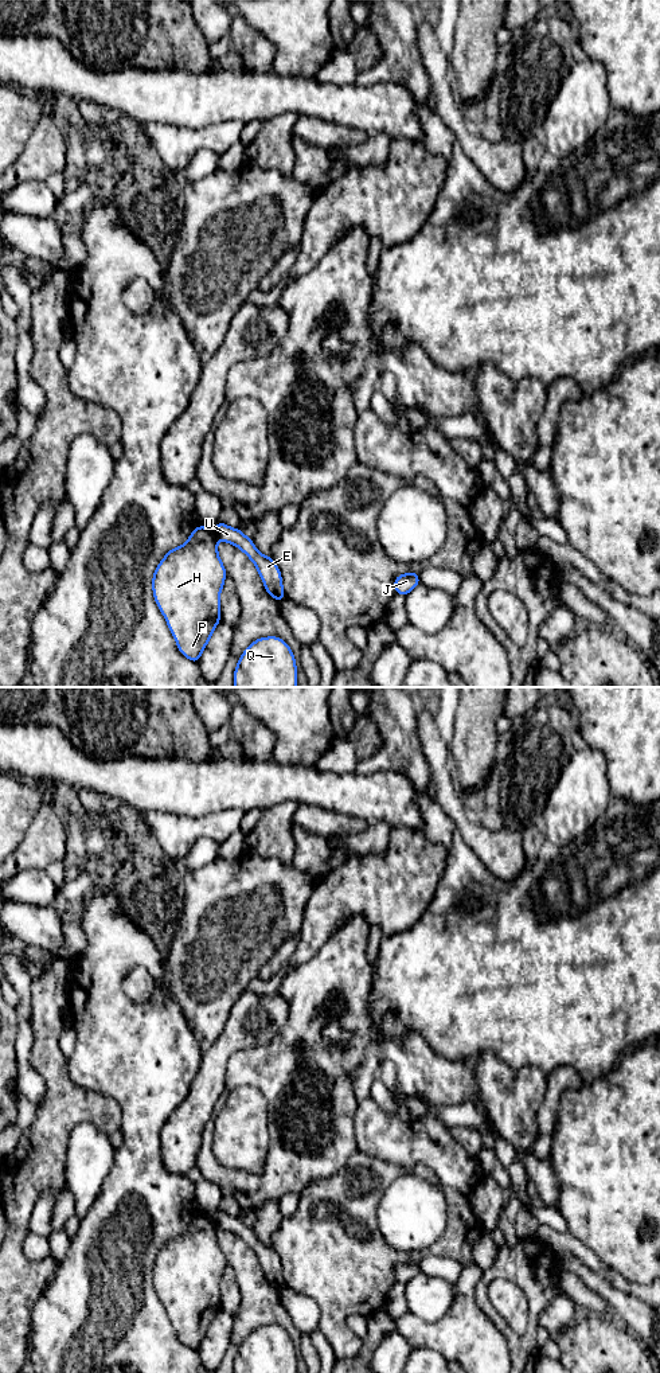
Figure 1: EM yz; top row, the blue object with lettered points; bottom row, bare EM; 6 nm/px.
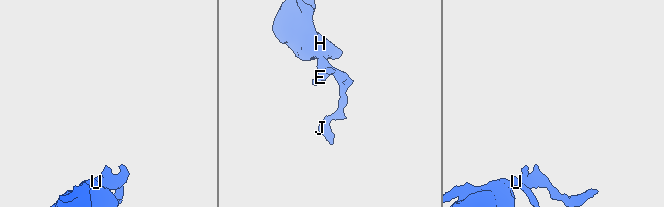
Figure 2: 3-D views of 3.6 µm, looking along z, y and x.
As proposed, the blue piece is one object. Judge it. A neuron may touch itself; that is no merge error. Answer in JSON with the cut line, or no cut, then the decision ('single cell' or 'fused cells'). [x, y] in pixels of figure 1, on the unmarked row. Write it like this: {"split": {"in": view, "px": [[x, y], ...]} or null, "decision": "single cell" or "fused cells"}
{"split": {"in": "yz", "px": [[213, 1220], [217, 1227]]}, "decision": "fused cells"}

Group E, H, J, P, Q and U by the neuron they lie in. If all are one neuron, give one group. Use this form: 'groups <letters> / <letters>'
groups E J U / H P Q

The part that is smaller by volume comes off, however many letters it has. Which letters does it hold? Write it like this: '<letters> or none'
E, J, U

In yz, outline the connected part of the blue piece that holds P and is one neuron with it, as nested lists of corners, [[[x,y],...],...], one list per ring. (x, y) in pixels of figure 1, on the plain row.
[[[198,1214],[185,1232],[169,1239],[155,1259],[153,1286],[167,1308],[179,1339],[194,1351],[198,1351],[220,1310],[219,1283],[226,1265],[224,1255],[218,1244],[216,1225],[206,1214]]]

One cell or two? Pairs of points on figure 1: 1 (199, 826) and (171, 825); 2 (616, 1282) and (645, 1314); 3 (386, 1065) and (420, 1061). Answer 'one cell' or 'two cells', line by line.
1: one cell
2: two cells
3: two cells

